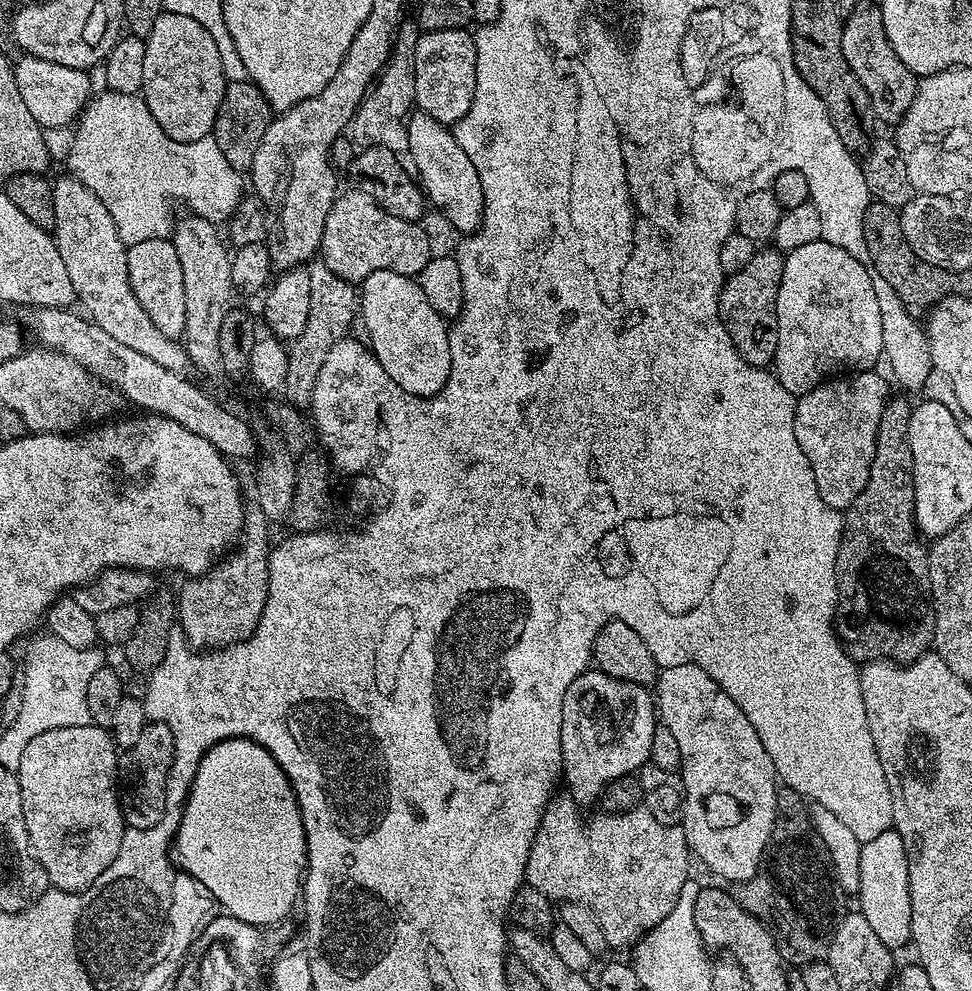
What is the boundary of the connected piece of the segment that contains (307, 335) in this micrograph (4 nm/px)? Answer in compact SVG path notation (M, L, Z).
M316 262L308 268L310 274L310 318L306 318L306 326L302 334L298 334L291 341L288 348L288 373L284 379L283 395L288 395L287 403L311 405L312 391L318 382L318 374L326 356L336 345L337 340L343 340L349 335L348 327L358 316L358 288L357 285L346 282L334 274L322 262Z

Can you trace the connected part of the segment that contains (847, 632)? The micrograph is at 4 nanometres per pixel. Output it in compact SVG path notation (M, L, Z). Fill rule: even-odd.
M893 395L882 410L870 478L862 494L858 494L858 498L854 498L852 505L843 513L844 529L836 559L834 627L844 651L860 666L873 660L893 660L901 666L912 664L933 647L936 639L936 611L928 581L928 548L920 545L922 540L918 535L914 510L914 458L908 441L908 423L913 405L908 404L907 395L899 395Z

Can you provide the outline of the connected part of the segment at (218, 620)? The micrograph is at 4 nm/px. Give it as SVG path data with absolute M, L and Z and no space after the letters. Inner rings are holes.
M254 502L249 503L244 509L244 530L238 544L240 549L229 551L204 575L185 579L180 588L180 600L178 596L178 628L184 631L182 636L185 641L218 649L252 637L268 597L270 554L273 550L273 545L268 544L268 528L270 522L264 511Z

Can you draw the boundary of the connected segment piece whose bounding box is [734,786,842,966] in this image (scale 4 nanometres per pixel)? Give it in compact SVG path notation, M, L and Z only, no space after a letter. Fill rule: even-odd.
M777 787L779 815L796 817L777 823L758 870L734 888L736 901L756 919L767 923L779 943L780 955L792 966L815 964L827 957L832 935L842 915L842 893L832 875L828 851L824 849L822 838L813 830L811 819L805 815L804 804L793 788Z

